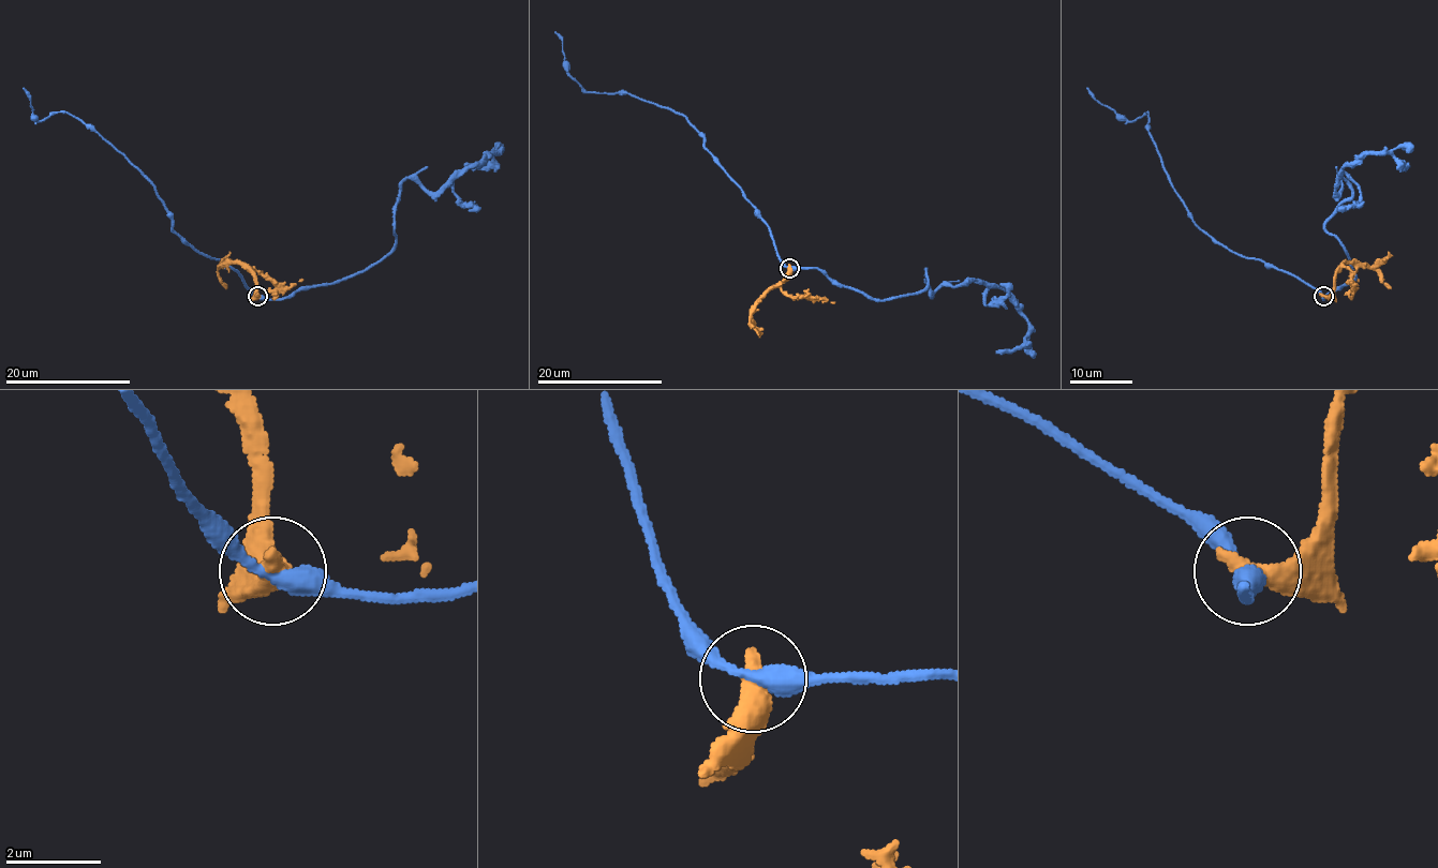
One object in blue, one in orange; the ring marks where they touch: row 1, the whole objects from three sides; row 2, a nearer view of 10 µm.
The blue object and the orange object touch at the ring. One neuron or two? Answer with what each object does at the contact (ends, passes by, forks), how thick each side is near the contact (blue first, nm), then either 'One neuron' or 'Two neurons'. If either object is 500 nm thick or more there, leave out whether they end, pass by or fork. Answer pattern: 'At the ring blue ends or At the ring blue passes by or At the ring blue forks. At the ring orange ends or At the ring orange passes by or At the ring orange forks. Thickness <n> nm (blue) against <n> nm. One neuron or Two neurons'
Thickness 320 nm (blue) against 550 nm. Two neurons

